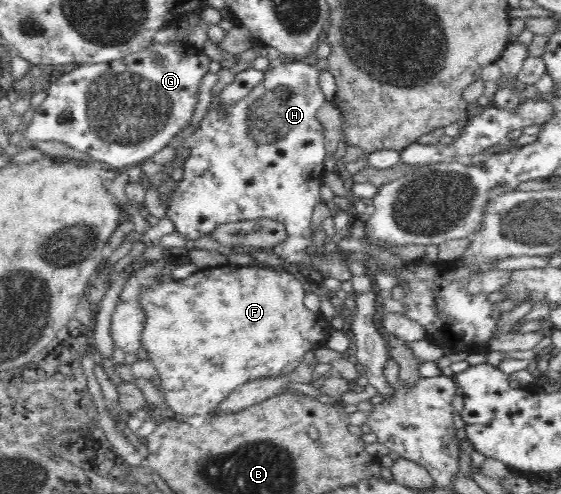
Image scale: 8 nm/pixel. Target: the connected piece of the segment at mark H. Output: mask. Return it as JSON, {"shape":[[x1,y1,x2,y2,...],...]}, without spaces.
{"shape":[[301,60,268,69,264,71,263,82,257,84,247,98,208,109,200,127,184,138,180,149,184,148,189,155,185,156,183,176,172,194,166,217,173,221,175,230,189,243,209,234,220,224,269,218,283,223,288,232,287,240,272,249,279,258,302,268,313,268,325,278,337,278,341,282,351,280,352,274,342,253,325,252,323,255,324,251,320,250,311,255,306,252,314,239,311,215,321,201,319,187,329,170,324,128,316,117,319,108,327,101,319,87,319,72,315,65]]}

